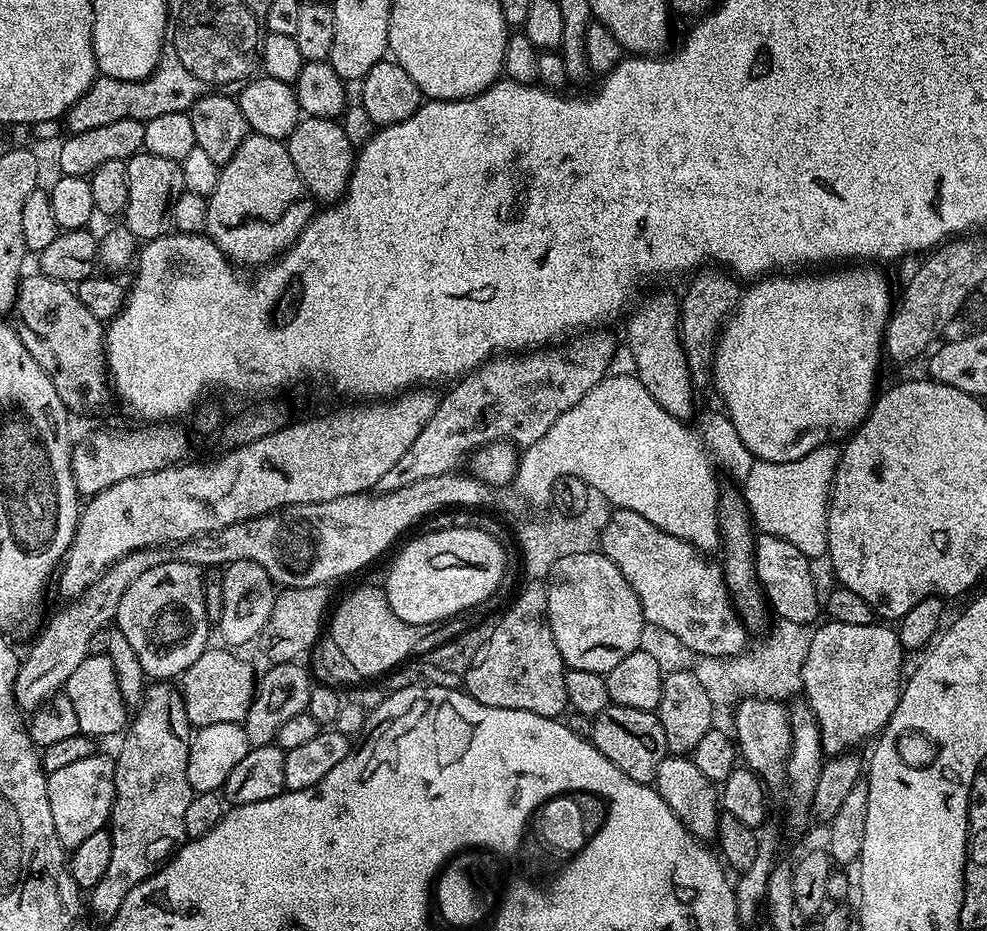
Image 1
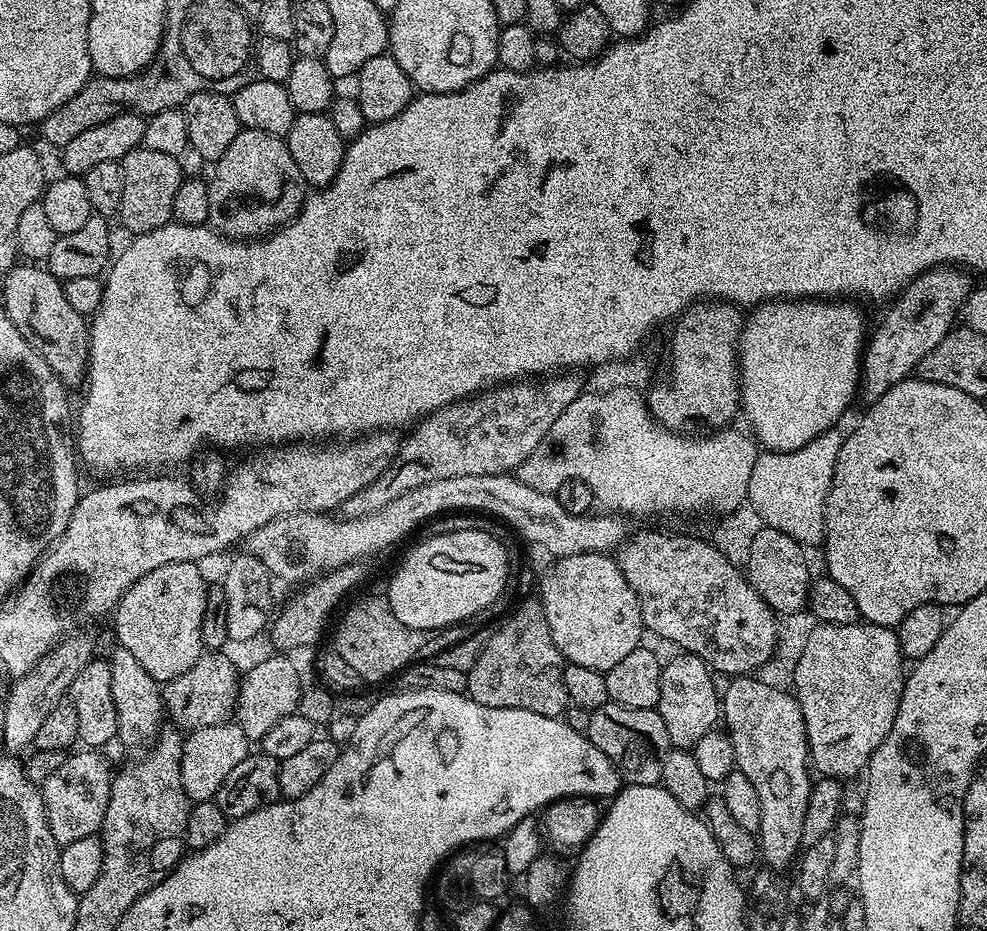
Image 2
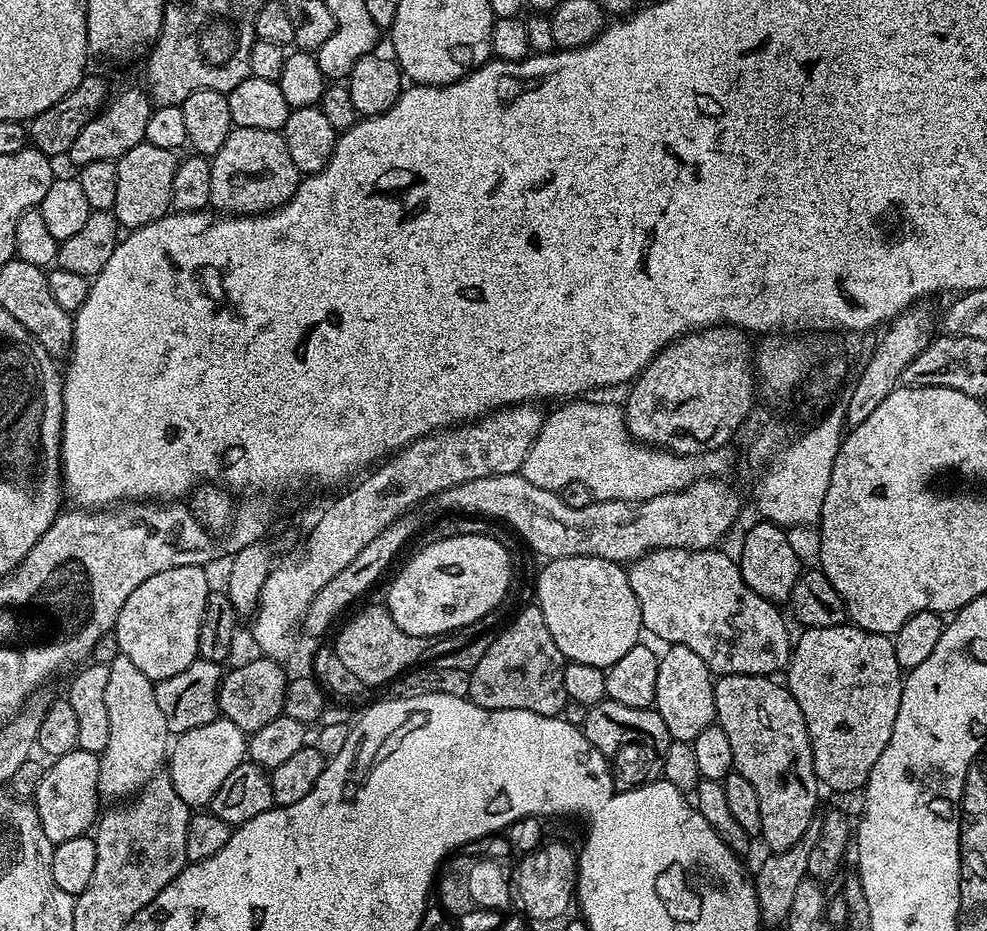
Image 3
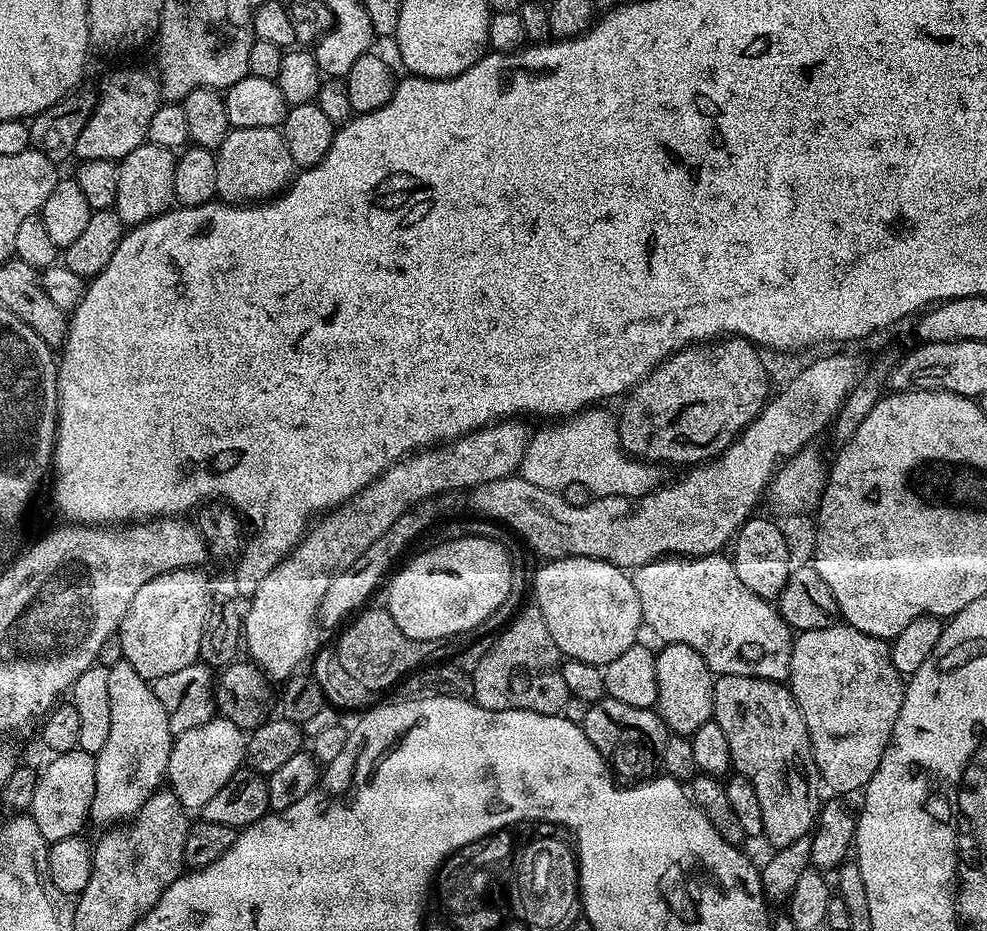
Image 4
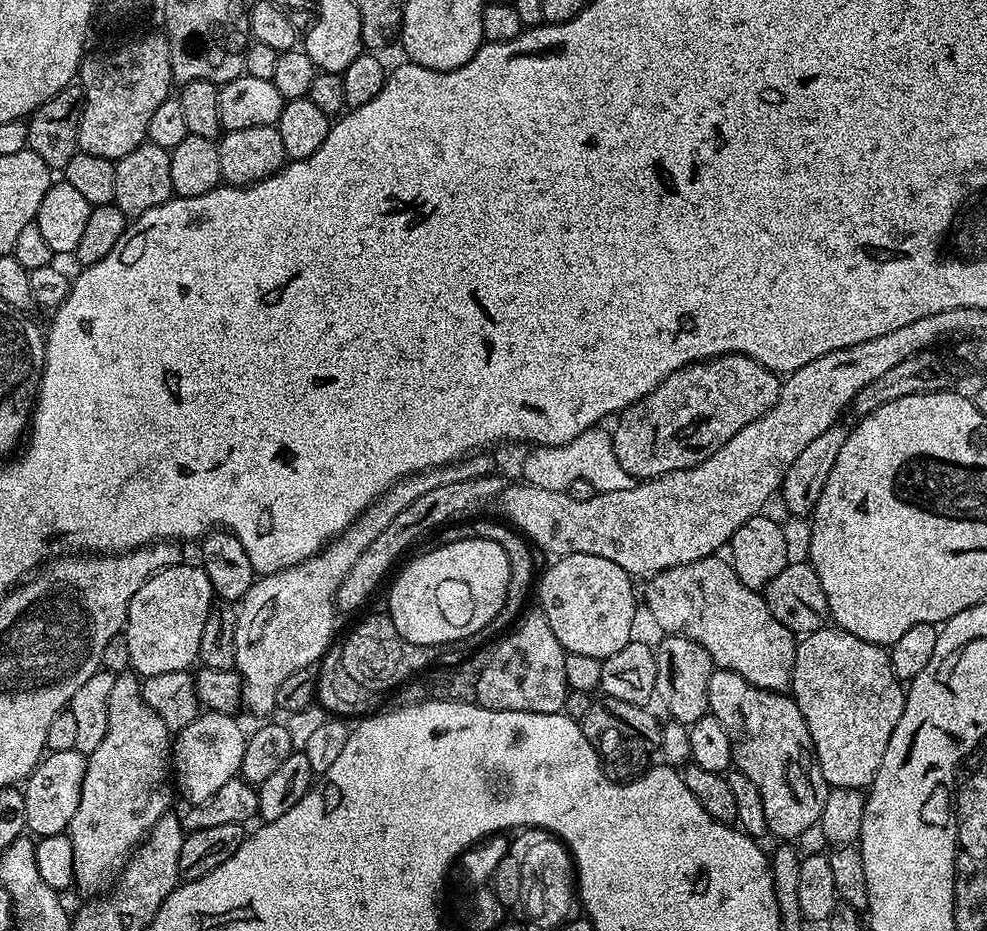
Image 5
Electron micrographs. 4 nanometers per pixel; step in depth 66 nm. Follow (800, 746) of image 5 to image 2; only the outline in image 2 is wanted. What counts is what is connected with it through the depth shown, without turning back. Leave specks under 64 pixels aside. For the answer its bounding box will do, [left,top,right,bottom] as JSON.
[722,674,813,873]

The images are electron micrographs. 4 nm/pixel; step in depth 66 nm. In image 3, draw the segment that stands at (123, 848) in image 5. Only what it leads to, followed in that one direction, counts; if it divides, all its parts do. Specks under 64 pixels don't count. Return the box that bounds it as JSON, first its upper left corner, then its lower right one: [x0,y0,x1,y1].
[98,656,170,801]

